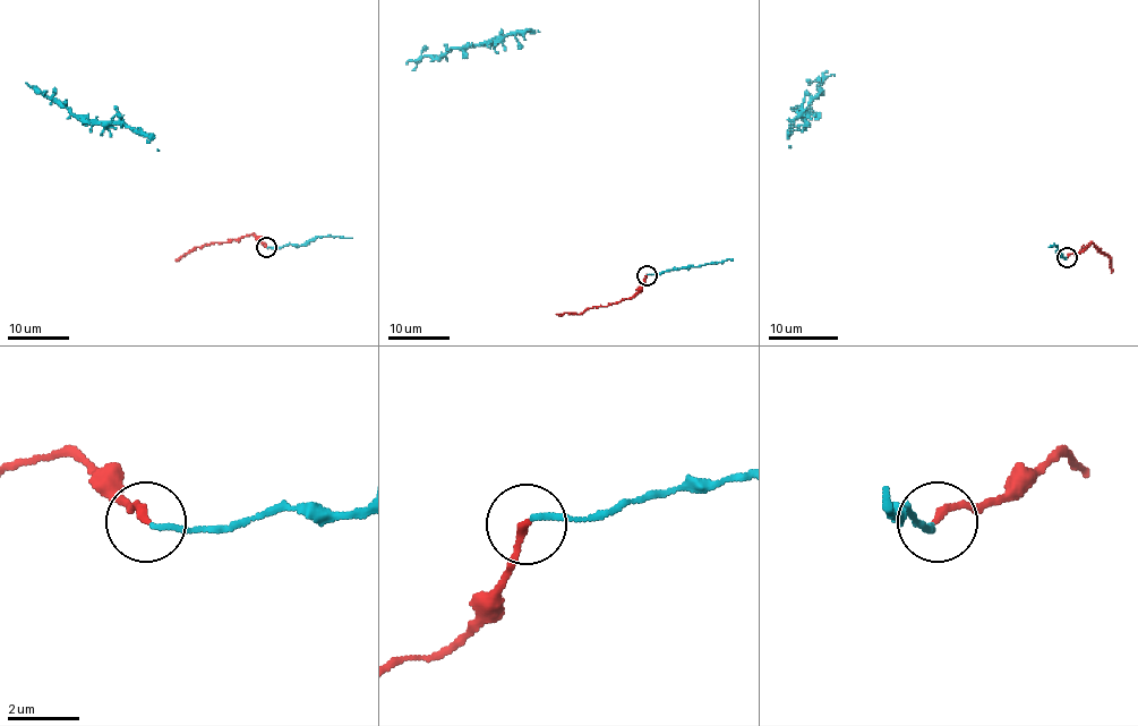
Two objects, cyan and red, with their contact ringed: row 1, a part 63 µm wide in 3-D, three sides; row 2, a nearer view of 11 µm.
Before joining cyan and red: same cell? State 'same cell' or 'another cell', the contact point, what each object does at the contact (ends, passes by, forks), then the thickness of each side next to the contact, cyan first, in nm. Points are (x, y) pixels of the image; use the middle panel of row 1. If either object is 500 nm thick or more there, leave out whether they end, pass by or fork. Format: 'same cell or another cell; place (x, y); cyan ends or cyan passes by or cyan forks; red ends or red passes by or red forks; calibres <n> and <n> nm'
same cell; place (647, 275); cyan ends; red ends; calibres 160 and 240 nm

